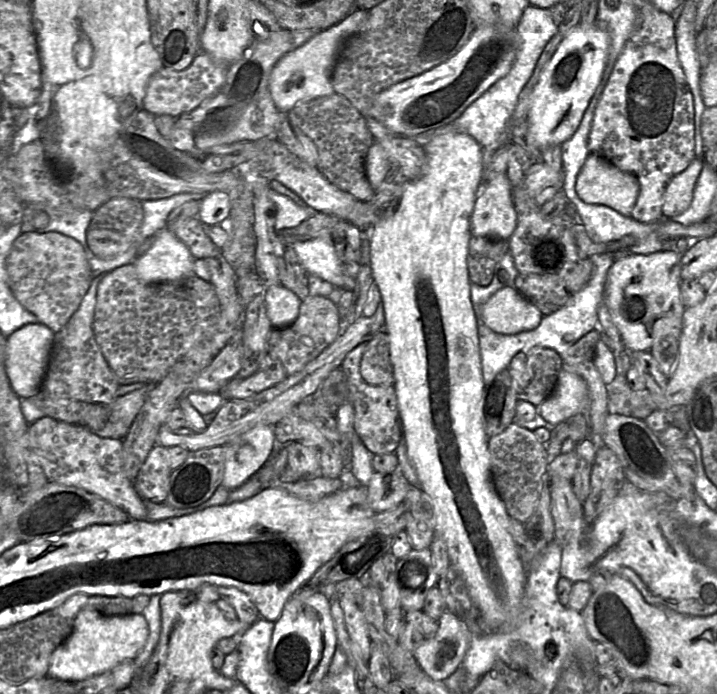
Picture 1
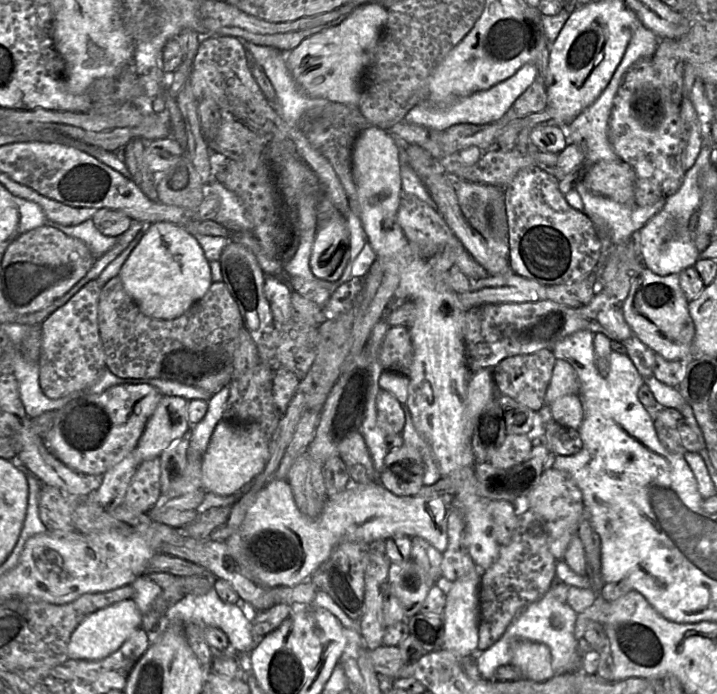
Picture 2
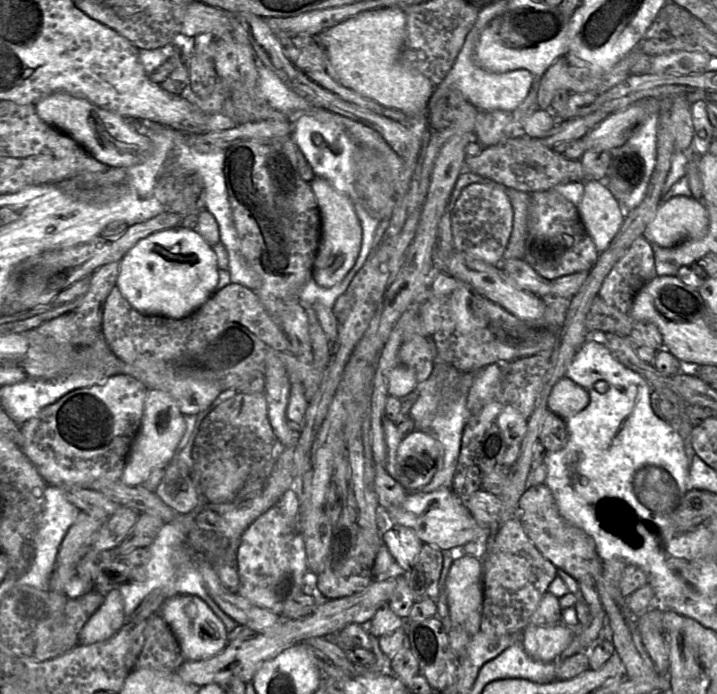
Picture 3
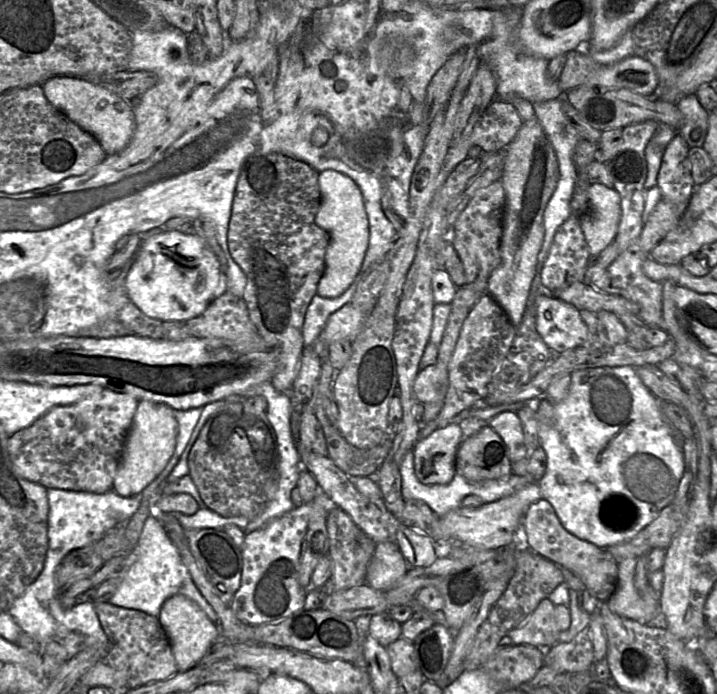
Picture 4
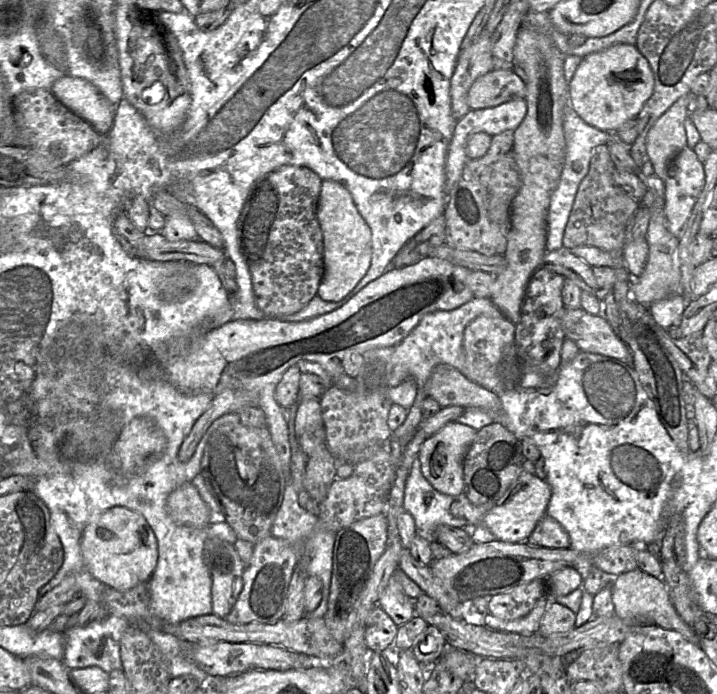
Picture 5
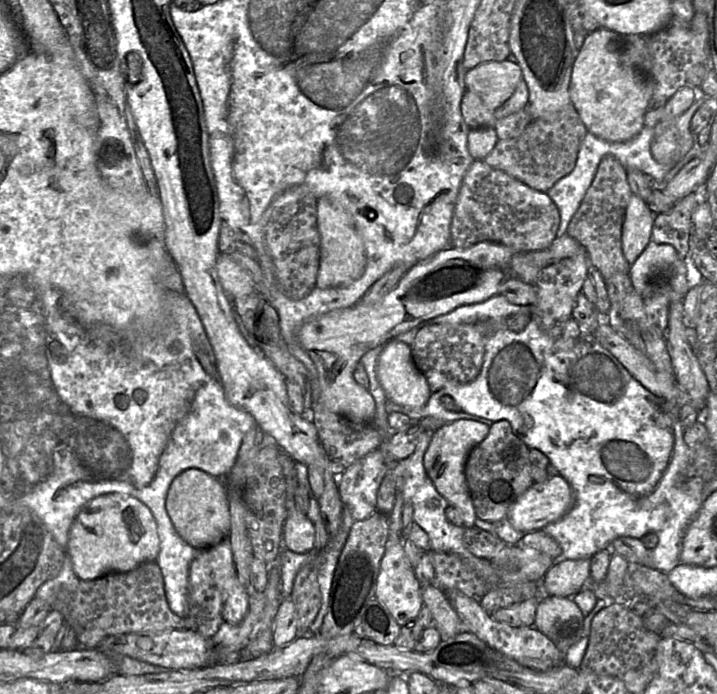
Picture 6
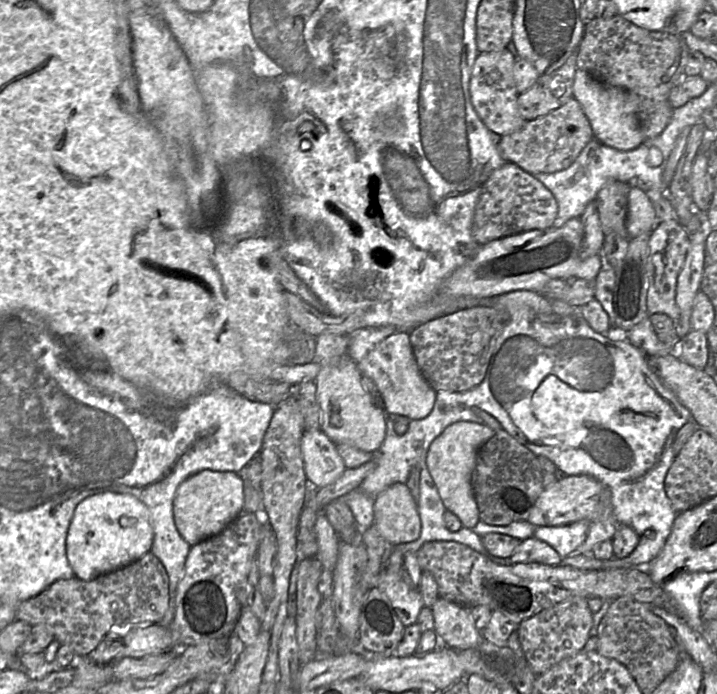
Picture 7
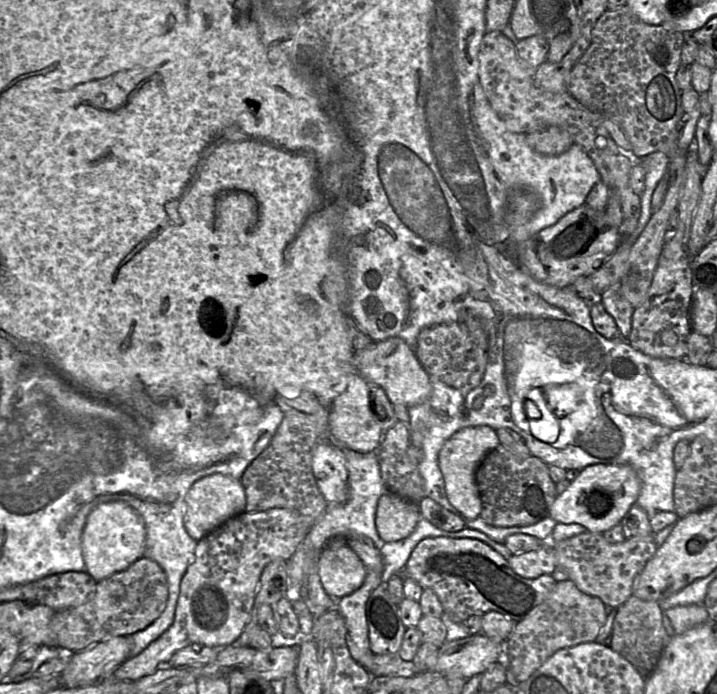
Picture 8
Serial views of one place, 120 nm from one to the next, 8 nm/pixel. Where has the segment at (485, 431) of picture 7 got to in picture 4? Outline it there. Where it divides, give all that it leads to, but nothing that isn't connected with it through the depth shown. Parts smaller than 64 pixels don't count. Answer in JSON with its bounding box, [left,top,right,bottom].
[412,424,464,485]

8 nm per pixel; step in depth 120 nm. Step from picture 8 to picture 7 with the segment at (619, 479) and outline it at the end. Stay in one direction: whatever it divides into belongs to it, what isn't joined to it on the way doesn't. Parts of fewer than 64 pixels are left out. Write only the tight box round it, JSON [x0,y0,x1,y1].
[527,475,618,556]

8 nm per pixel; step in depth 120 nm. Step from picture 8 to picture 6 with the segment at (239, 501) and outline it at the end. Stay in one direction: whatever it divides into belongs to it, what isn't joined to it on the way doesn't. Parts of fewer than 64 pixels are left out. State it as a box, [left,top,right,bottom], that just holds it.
[166,469,231,550]

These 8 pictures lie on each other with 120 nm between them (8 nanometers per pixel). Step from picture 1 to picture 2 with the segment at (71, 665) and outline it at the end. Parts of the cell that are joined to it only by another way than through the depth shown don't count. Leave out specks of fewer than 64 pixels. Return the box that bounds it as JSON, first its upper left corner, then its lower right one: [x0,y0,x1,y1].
[69,599,142,661]

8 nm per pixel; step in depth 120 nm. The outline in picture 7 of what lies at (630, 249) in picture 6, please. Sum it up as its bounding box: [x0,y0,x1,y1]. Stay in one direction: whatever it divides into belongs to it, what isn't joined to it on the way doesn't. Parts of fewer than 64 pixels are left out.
[626,187,657,237]

